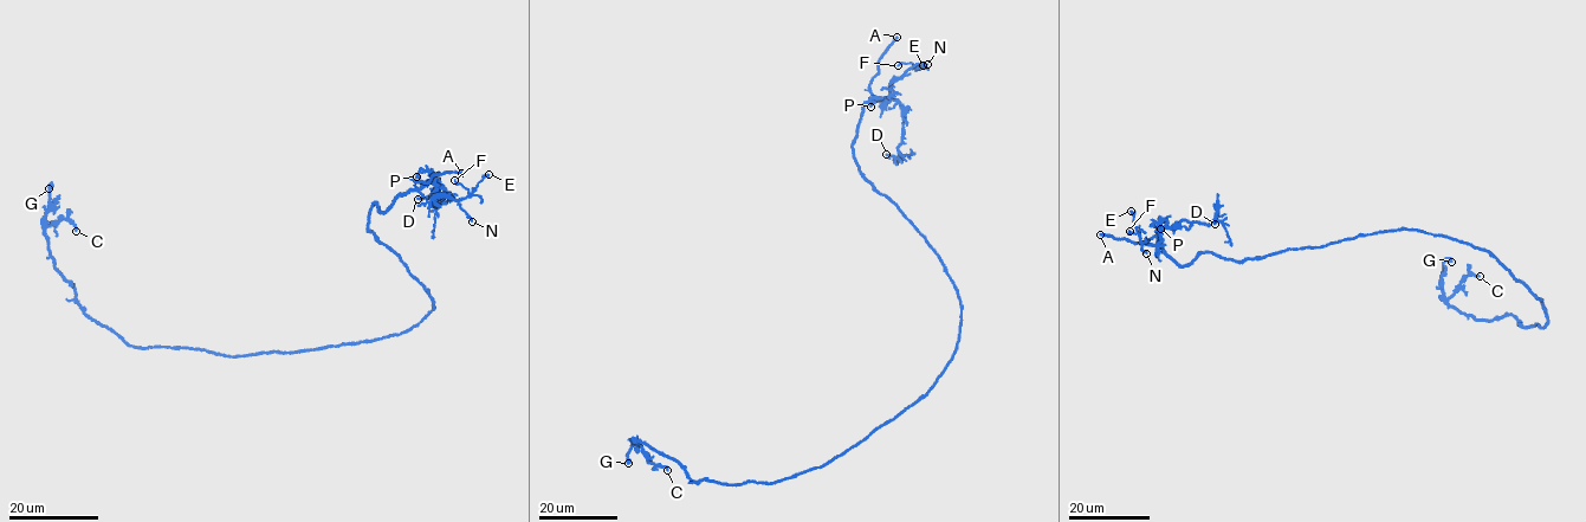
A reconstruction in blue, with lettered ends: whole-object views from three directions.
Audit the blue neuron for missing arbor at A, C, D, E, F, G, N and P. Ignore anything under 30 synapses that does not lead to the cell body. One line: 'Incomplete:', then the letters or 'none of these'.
Incomplete: A

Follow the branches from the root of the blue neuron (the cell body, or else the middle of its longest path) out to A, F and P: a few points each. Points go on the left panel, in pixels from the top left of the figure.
A: (396, 334), (415, 327), (434, 302), (369, 231), (373, 204), (386, 212), (421, 186), (416, 180), (461, 173)
F: (396, 334), (434, 302), (369, 231), (369, 214), (429, 184), (434, 200), (464, 199), (454, 180)
P: (396, 334), (434, 302), (369, 231), (369, 214), (432, 179), (416, 176)

